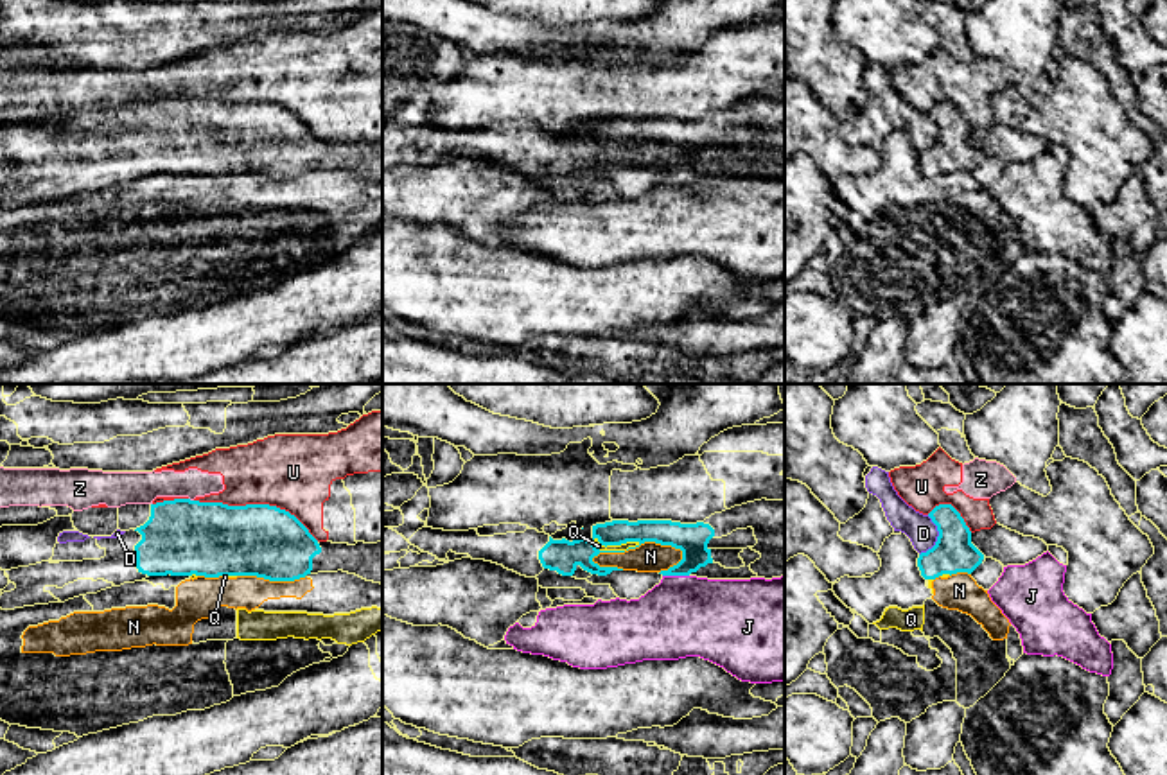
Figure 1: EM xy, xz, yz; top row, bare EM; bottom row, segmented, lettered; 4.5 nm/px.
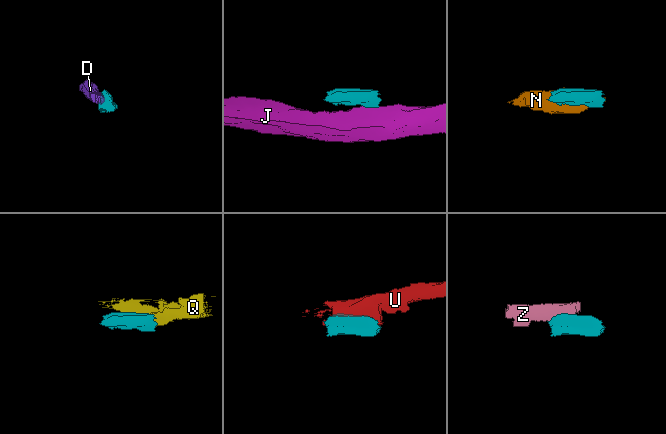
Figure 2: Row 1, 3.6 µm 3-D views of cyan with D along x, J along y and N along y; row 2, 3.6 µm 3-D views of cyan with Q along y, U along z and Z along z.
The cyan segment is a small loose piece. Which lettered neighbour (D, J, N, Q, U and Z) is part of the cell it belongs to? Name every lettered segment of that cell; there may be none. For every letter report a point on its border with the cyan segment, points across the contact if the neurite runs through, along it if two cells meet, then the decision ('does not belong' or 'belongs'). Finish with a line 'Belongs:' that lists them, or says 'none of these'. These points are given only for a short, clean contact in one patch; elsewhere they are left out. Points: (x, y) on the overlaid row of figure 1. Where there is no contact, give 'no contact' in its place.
D: meets cyan in yz at (938, 537); does not belong
J: meets cyan in xz at (675, 574); border along xz (663, 574), (688, 576); does not belong
N: meets cyan in xz at (636, 546); does not belong
Q: meets cyan in xz at (616, 544); border along xz (593, 539), (605, 546), (640, 542); does not belong
U: meets cyan in xy at (257, 505); does not belong
Z: meets cyan in xy at (189, 499); border along xy (189, 497), (193, 501); does not belong
Belongs: none of these

